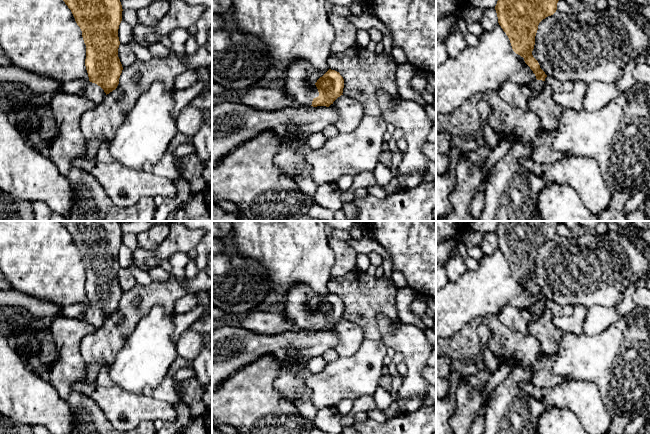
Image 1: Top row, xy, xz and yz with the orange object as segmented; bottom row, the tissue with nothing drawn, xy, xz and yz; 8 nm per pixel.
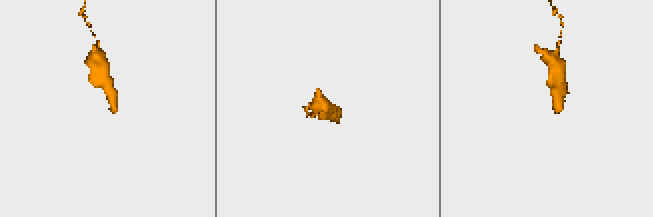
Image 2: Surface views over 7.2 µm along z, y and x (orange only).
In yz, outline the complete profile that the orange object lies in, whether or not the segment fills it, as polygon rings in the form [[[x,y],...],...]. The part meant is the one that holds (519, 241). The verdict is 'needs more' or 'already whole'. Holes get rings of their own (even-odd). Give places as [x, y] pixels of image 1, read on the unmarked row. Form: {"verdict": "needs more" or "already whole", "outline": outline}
{"verdict": "needs more", "outline": [[[499,221],[495,234],[498,247],[508,260],[513,275],[524,282],[536,302],[519,309],[511,305],[497,314],[500,321],[513,331],[527,333],[528,324],[537,320],[547,299],[533,281],[539,247],[557,234],[561,221]]]}

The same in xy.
{"verdict": "needs more", "outline": [[[60,221],[71,234],[82,255],[86,269],[85,290],[89,303],[63,307],[63,316],[78,318],[99,329],[105,320],[115,314],[123,291],[118,281],[120,269],[119,249],[122,245],[122,229],[118,221]]]}

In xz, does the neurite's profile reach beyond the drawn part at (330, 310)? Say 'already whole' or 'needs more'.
needs more

